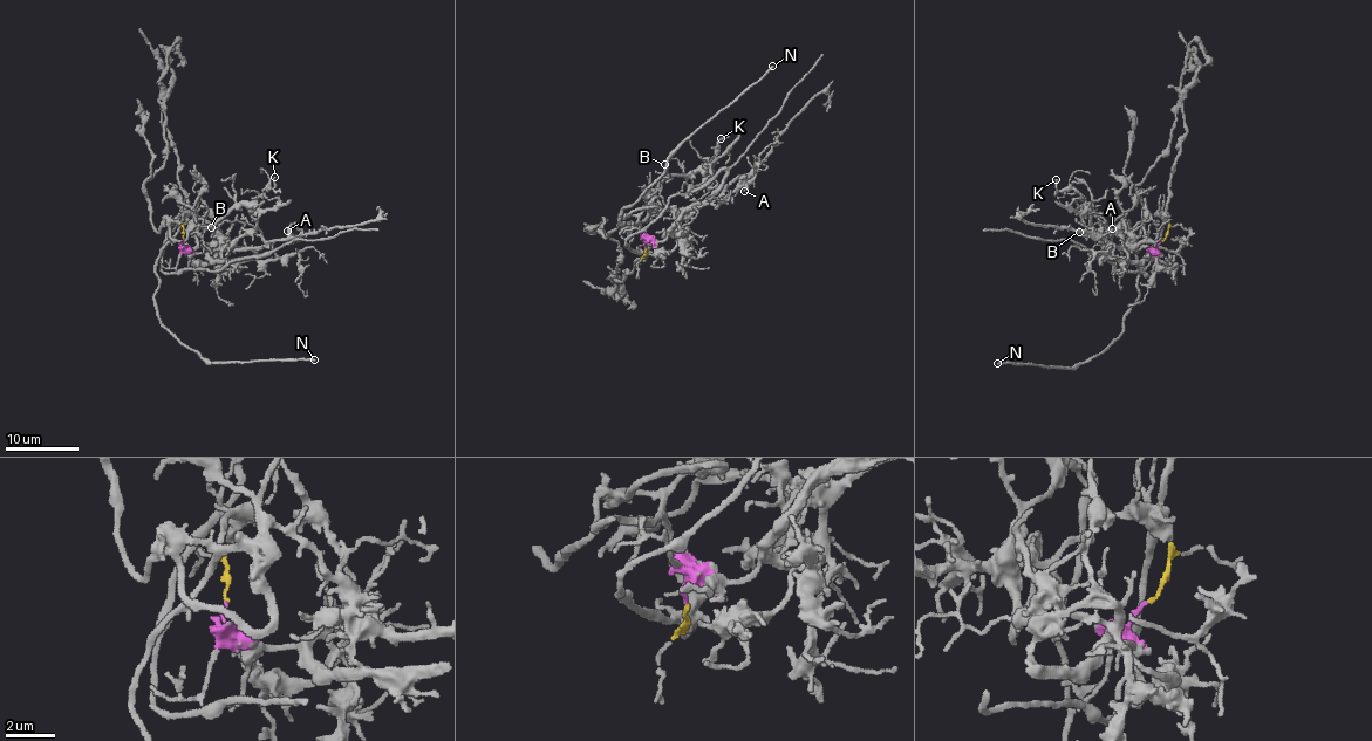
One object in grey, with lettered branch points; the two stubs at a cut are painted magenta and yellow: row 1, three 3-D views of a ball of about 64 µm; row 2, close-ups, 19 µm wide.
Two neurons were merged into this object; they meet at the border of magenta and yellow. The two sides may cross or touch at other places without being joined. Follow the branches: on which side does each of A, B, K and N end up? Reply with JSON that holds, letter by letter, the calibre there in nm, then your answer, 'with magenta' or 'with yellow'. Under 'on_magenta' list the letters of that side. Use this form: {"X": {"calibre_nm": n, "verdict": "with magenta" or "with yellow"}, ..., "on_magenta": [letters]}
{"A": {"calibre_nm": 130, "verdict": "with magenta"}, "B": {"calibre_nm": 160, "verdict": "with yellow"}, "K": {"calibre_nm": 130, "verdict": "with yellow"}, "N": {"calibre_nm": 180, "verdict": "with yellow"}, "on_magenta": ["A"]}

